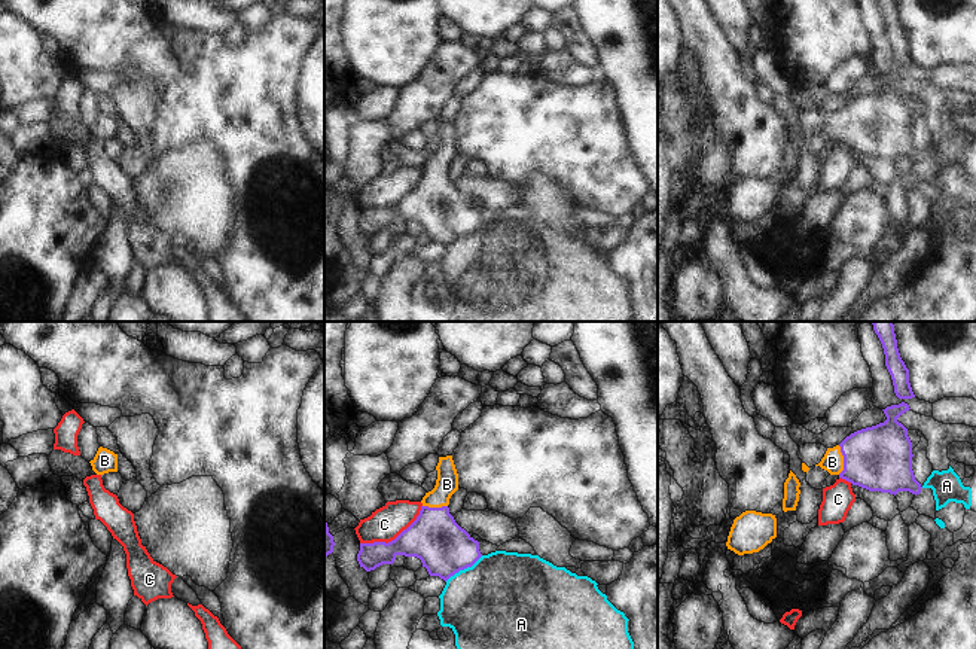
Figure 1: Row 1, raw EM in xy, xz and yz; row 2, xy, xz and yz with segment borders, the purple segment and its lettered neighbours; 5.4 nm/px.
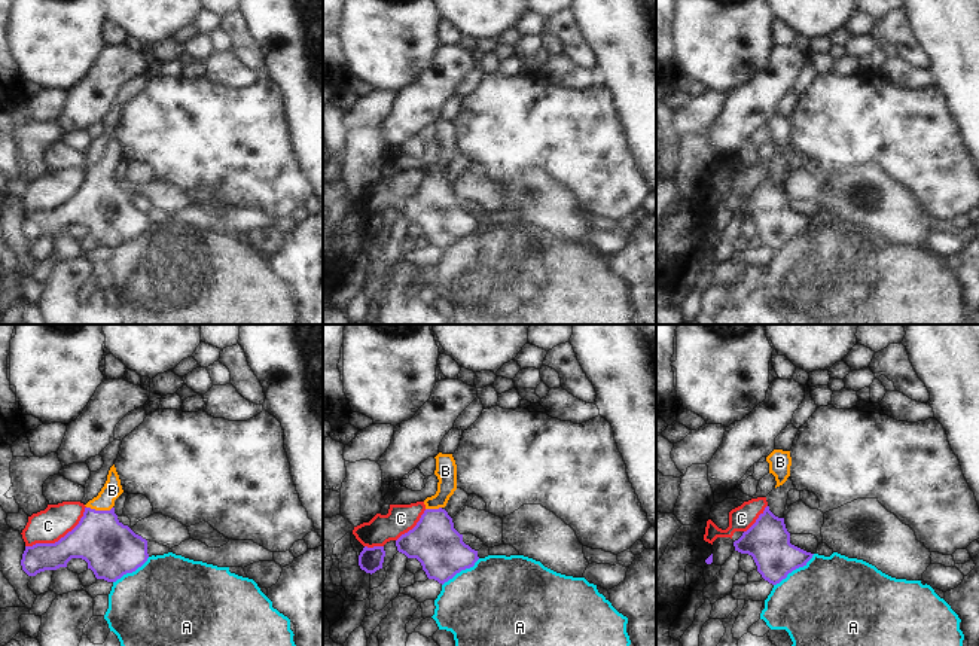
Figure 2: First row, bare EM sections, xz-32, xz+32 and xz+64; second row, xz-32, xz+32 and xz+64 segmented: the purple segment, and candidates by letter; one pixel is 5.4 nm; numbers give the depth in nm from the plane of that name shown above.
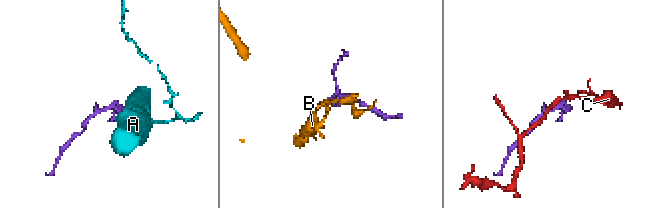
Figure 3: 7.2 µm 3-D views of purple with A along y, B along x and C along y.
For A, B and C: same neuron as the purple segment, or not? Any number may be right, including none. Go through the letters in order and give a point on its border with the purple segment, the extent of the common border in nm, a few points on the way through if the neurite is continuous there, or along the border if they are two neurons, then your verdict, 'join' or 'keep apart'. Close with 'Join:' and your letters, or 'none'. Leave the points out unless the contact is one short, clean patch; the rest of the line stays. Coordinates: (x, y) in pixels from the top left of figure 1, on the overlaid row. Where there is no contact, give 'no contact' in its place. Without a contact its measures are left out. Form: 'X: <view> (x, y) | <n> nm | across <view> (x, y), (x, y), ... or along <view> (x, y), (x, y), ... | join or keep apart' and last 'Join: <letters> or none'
A: xz (463, 569) | 240 nm | keep apart
B: yz (844, 460) | 160 nm | across yz (880, 459), (844, 460), (832, 462) | join
C: xz (396, 538) | 400 nm | keep apart
Join: B

